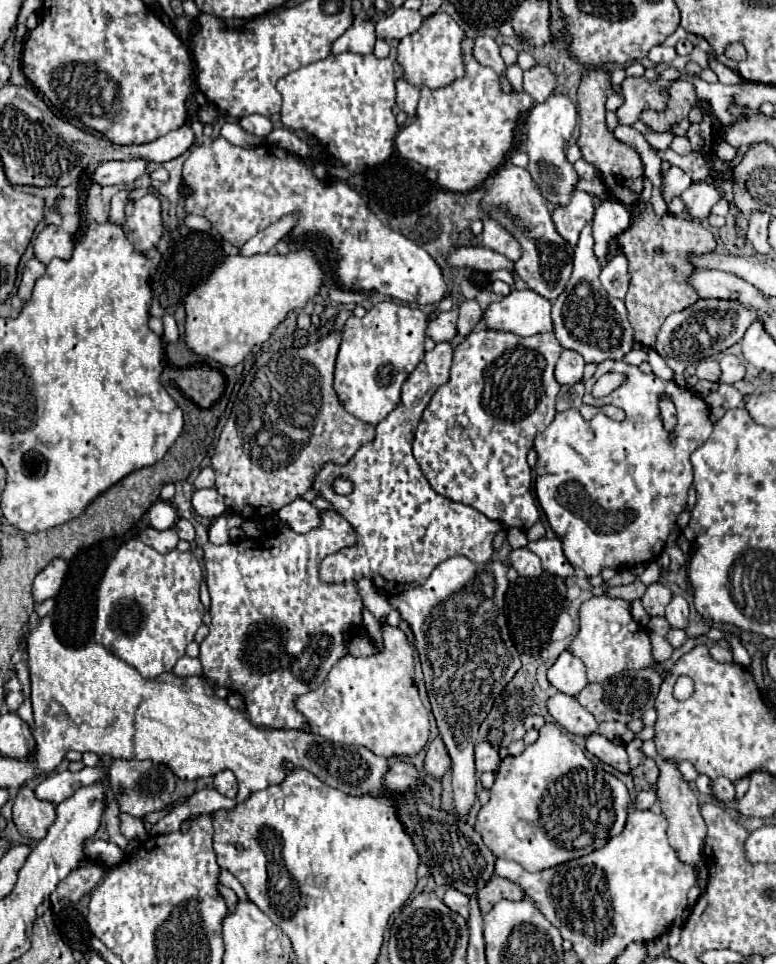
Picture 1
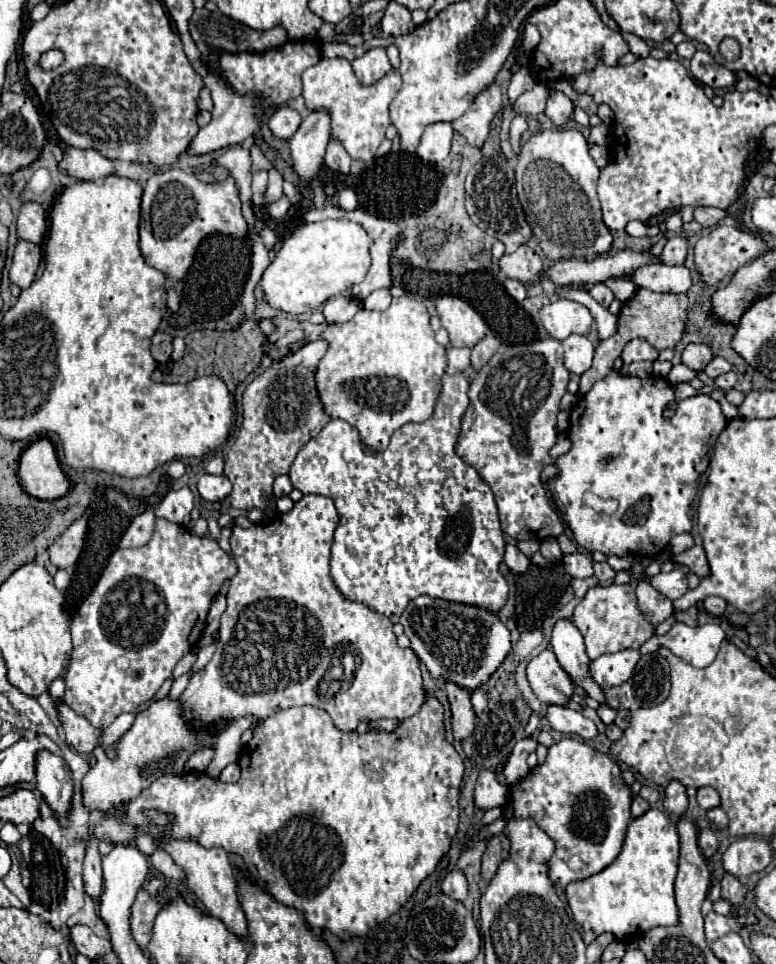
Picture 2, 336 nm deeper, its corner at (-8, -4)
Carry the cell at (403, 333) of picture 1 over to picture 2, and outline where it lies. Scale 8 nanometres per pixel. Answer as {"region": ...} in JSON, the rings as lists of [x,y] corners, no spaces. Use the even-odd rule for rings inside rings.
{"region":[[[401,296],[393,298],[391,306],[383,312],[361,308],[345,324],[329,324],[321,340],[327,342],[327,352],[315,368],[317,396],[329,418],[339,418],[357,428],[361,444],[373,452],[383,452],[391,434],[409,422],[425,422],[435,408],[441,394],[441,378],[447,370],[447,348],[435,340],[435,332],[429,326],[429,310],[425,304]]]}

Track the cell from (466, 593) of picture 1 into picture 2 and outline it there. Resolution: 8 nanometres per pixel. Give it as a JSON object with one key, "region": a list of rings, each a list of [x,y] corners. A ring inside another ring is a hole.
{"region":[[[419,596],[407,604],[399,622],[411,640],[411,648],[427,666],[431,676],[453,680],[469,690],[485,684],[511,648],[511,634],[497,616],[457,602]],[[475,640],[479,640],[479,644]]]}

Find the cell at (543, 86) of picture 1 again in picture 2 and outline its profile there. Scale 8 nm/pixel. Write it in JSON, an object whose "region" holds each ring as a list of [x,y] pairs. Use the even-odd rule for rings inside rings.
{"region":[[[555,90],[549,100],[547,100],[547,108],[545,108],[545,114],[547,118],[555,124],[555,126],[565,126],[571,116],[573,116],[573,110],[575,110],[575,104],[559,90]]]}

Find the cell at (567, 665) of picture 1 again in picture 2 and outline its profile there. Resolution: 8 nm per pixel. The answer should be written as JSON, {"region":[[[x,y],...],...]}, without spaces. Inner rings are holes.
{"region":[[[567,618],[557,620],[557,624],[553,626],[551,648],[553,648],[561,668],[565,668],[565,672],[583,690],[587,690],[587,694],[591,698],[595,698],[599,704],[605,704],[603,690],[589,676],[589,668],[587,668],[589,666],[589,656],[585,652],[583,636],[581,636],[581,632],[577,630],[577,626],[571,620],[567,620]]]}

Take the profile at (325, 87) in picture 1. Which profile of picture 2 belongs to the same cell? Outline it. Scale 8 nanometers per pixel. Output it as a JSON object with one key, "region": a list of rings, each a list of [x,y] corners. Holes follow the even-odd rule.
{"region":[[[321,58],[315,66],[303,72],[303,96],[307,108],[329,108],[331,138],[337,136],[355,160],[371,160],[379,144],[385,140],[385,130],[389,126],[389,104],[399,88],[401,74],[397,70],[391,70],[373,86],[361,86],[355,78],[351,62],[345,58]]]}

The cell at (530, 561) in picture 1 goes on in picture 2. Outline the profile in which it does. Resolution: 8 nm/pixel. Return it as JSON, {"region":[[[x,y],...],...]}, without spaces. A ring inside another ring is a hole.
{"region":[[[513,544],[505,546],[505,556],[503,562],[509,566],[511,572],[525,572],[529,568],[529,558]]]}

